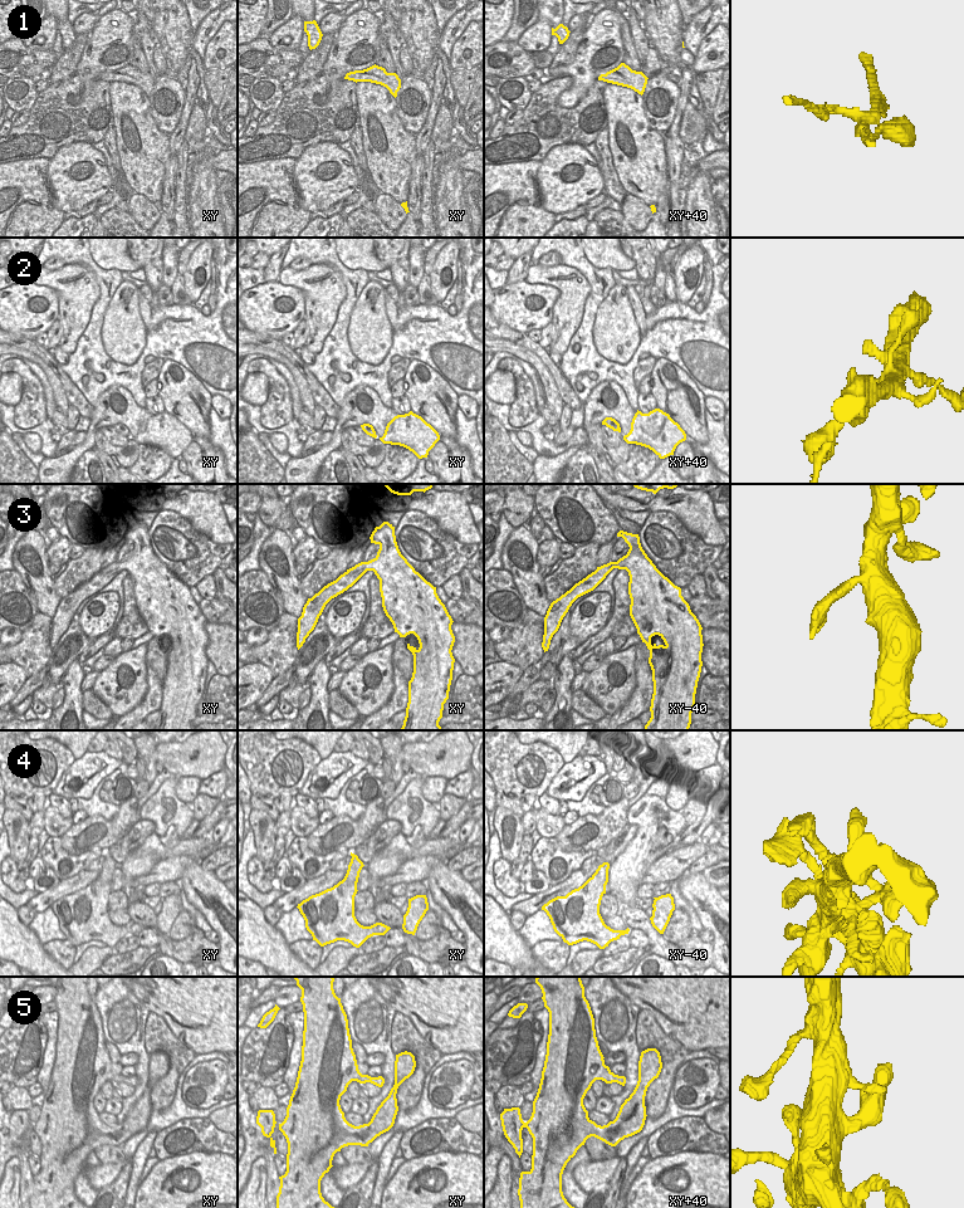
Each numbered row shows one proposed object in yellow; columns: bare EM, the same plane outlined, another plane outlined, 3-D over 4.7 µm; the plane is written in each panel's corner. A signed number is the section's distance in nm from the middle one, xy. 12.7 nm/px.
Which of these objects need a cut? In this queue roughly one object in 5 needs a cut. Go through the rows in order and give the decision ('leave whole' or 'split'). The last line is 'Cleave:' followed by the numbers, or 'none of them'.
1: leave whole
2: leave whole
3: leave whole
4: leave whole
5: leave whole
Cleave: none of them

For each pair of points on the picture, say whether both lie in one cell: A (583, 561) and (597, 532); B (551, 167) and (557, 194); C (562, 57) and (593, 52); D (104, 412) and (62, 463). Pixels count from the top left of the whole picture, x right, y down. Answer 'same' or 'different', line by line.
A: different
B: same
C: different
D: same

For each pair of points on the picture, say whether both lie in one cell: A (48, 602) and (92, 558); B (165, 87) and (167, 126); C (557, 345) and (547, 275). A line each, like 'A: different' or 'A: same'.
A: different
B: same
C: same

